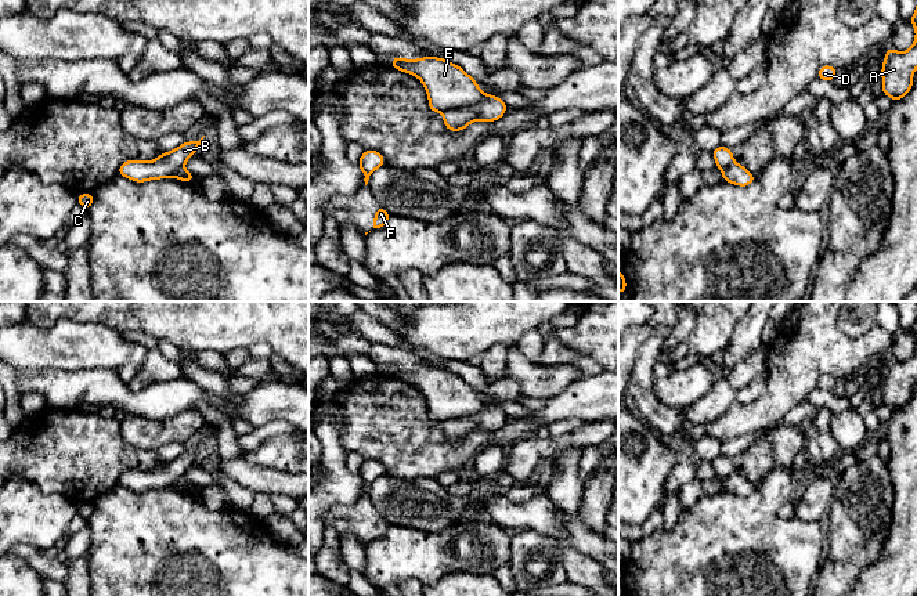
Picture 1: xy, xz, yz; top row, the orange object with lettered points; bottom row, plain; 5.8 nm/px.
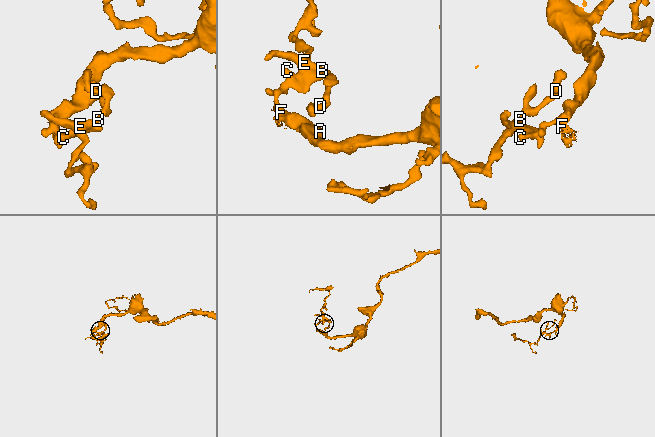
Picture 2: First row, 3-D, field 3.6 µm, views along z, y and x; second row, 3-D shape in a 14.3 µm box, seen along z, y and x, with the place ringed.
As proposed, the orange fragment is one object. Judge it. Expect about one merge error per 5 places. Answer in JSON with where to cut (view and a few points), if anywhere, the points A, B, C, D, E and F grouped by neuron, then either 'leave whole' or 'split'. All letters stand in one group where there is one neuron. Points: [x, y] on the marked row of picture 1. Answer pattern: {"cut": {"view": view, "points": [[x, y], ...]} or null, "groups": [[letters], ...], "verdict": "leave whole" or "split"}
{"cut": {"view": "xz", "points": [[488, 96], [472, 105], [447, 108], [443, 112]]}, "groups": [["A", "F"], ["B", "C", "D", "E"]], "verdict": "split"}

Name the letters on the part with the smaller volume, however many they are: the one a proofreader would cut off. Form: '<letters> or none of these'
B, C, D, E

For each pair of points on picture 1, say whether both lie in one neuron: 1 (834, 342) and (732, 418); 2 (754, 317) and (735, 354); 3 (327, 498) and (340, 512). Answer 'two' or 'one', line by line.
1: one
2: one
3: two

